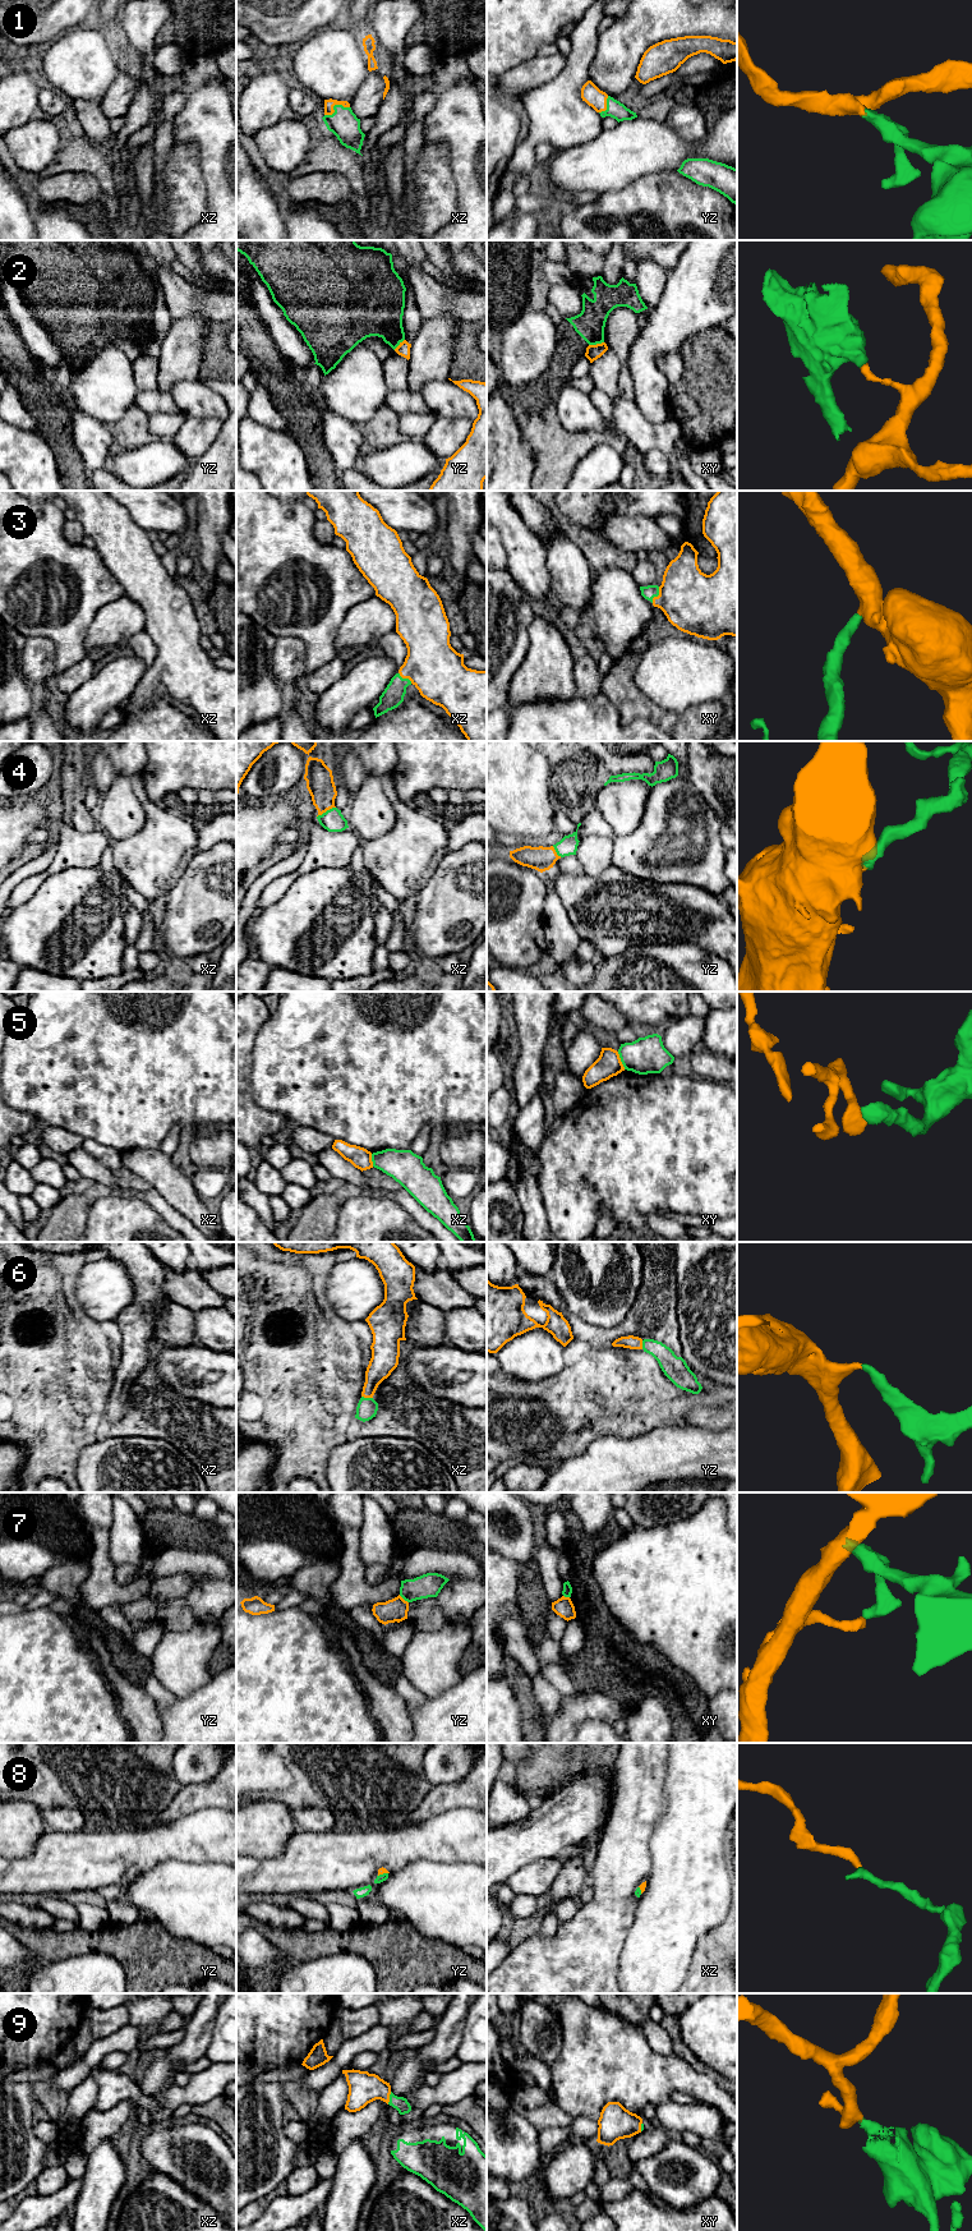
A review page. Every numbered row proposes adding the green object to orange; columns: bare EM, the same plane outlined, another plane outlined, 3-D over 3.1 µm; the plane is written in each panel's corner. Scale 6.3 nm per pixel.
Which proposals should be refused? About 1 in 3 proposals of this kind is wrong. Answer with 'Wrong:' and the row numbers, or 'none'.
Wrong: 2, 5, 7

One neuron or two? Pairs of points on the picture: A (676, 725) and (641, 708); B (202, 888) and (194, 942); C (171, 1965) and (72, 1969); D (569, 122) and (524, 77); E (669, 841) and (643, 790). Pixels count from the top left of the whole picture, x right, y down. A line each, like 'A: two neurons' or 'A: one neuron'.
A: one neuron
B: one neuron
C: two neurons
D: two neurons
E: two neurons

